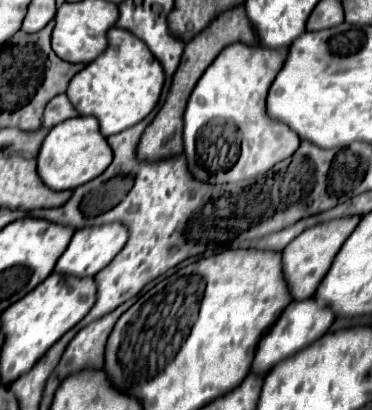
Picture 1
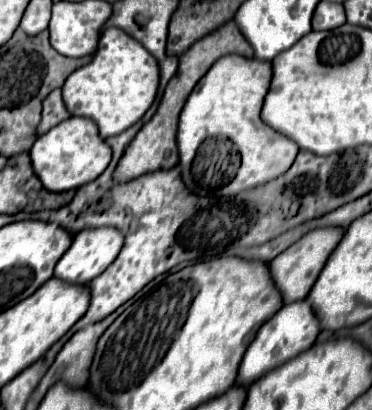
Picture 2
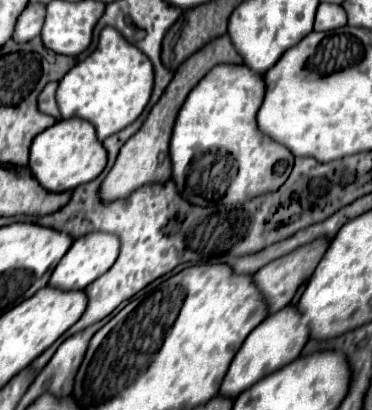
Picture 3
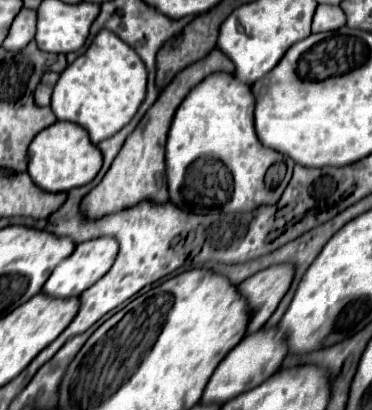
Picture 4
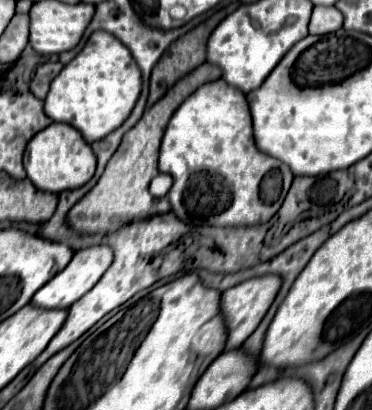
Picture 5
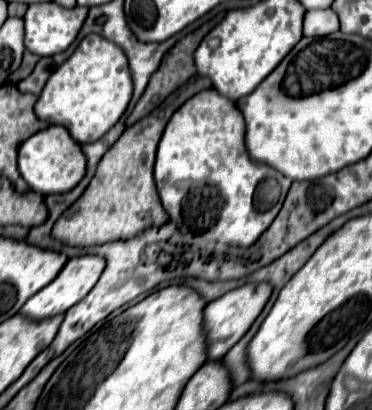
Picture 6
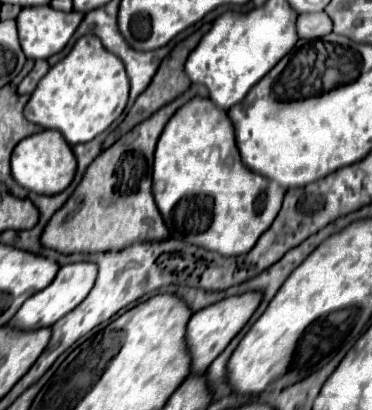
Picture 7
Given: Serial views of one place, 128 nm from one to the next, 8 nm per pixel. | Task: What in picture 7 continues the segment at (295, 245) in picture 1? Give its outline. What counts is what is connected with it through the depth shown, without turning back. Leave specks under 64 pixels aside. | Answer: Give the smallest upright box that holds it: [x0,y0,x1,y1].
[186,292,262,374]

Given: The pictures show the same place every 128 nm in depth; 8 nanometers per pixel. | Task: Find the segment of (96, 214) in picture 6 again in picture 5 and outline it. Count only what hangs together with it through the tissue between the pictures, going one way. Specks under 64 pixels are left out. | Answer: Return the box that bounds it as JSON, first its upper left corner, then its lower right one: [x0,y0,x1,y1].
[68,62,222,234]

